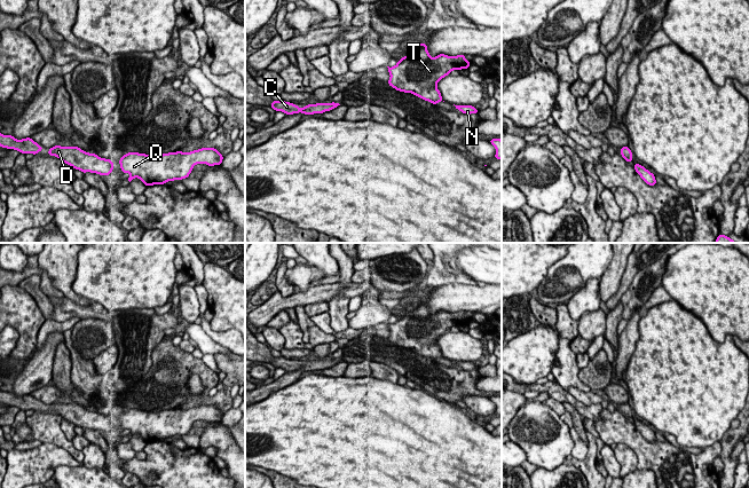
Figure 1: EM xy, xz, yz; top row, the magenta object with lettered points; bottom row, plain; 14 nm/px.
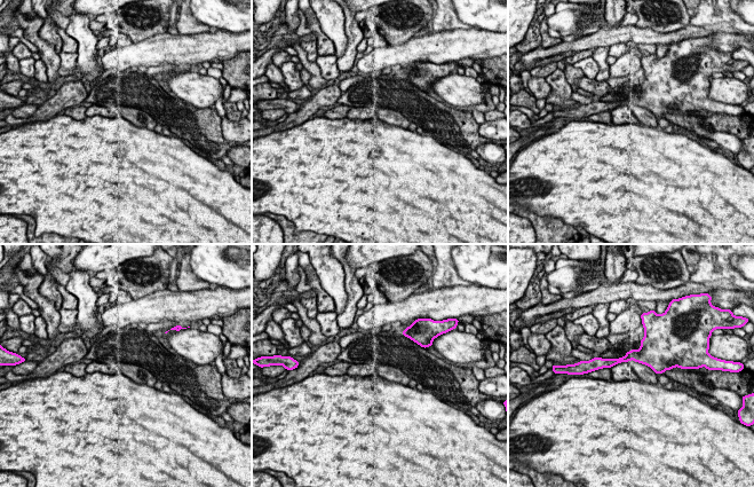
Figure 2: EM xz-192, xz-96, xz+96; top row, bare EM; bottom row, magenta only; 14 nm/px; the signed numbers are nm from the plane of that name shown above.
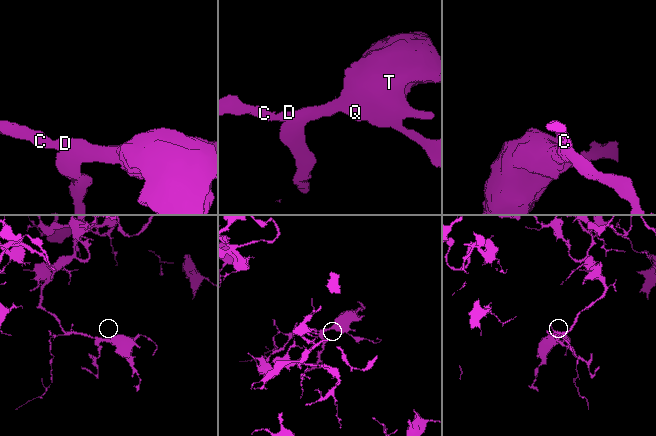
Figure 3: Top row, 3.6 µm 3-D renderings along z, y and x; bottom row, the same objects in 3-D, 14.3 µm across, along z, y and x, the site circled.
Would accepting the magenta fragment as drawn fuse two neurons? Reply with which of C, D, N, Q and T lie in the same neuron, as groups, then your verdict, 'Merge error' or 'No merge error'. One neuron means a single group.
Groups: C D N Q T. No merge error

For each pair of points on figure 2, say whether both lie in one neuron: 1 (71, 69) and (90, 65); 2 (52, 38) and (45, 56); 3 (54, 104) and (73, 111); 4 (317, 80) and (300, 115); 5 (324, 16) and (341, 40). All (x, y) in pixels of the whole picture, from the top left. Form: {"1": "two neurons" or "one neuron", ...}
{"1": "two neurons", "2": "two neurons", "3": "two neurons", "4": "two neurons", "5": "one neuron"}

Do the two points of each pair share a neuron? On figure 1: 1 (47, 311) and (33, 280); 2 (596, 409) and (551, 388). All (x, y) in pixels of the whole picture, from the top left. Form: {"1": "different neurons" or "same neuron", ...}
{"1": "same neuron", "2": "same neuron"}

